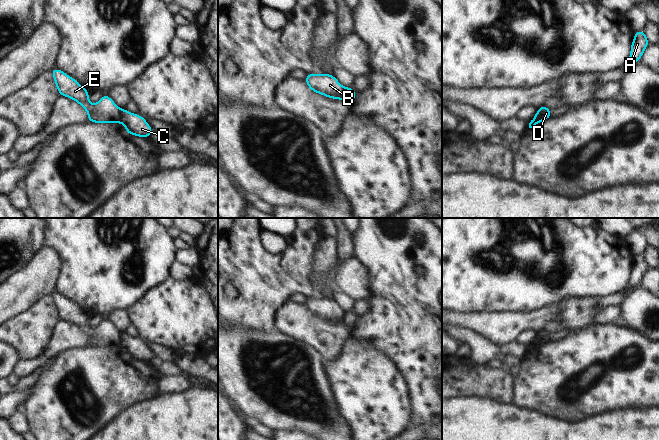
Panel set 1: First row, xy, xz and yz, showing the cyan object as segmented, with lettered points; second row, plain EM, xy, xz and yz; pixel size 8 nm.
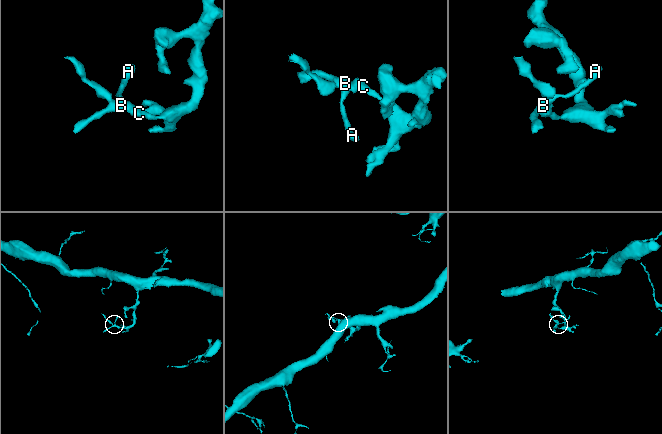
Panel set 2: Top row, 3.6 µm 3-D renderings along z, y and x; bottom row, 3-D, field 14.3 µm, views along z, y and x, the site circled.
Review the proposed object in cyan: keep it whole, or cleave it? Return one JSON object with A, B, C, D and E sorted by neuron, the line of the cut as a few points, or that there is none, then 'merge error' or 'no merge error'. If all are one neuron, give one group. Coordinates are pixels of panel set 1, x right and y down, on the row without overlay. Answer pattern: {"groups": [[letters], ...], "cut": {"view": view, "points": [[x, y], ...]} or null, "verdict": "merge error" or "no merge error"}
{"groups": [["A", "B", "E"], ["C", "D"]], "cut": {"view": "xy", "points": [[120, 333], [120, 343], [118, 345]]}, "verdict": "merge error"}

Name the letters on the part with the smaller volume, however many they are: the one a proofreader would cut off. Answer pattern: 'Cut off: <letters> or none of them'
Cut off: A, B, E.

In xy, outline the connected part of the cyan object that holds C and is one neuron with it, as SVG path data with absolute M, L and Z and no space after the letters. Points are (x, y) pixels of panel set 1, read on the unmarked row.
M125 332L120 333L120 336L121 342L119 346L125 349L128 359L132 358L139 361L149 362L154 356L141 339L130 337L126 335Z

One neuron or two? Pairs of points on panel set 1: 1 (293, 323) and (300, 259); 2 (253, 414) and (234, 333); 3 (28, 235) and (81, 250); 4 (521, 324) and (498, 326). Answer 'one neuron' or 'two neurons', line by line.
1: two neurons
2: one neuron
3: two neurons
4: one neuron

